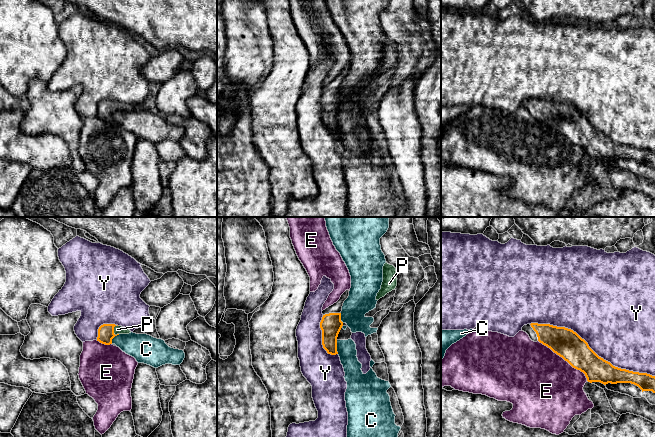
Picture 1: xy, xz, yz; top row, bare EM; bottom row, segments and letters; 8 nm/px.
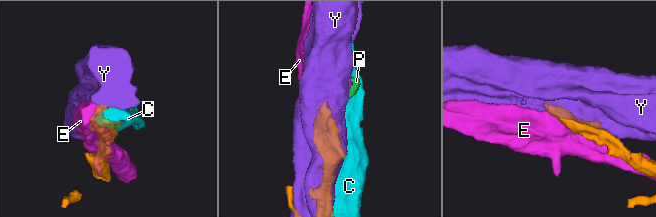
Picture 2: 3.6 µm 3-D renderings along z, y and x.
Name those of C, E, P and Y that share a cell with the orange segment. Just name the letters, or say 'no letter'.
P

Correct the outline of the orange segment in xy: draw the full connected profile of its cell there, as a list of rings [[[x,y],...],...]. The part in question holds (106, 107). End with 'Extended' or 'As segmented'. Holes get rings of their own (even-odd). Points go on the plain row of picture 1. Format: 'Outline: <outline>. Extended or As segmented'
Outline: [[[103,100],[98,105],[97,117],[102,120],[112,120],[112,115],[119,110],[129,110],[131,107],[115,100]]]. Extended

